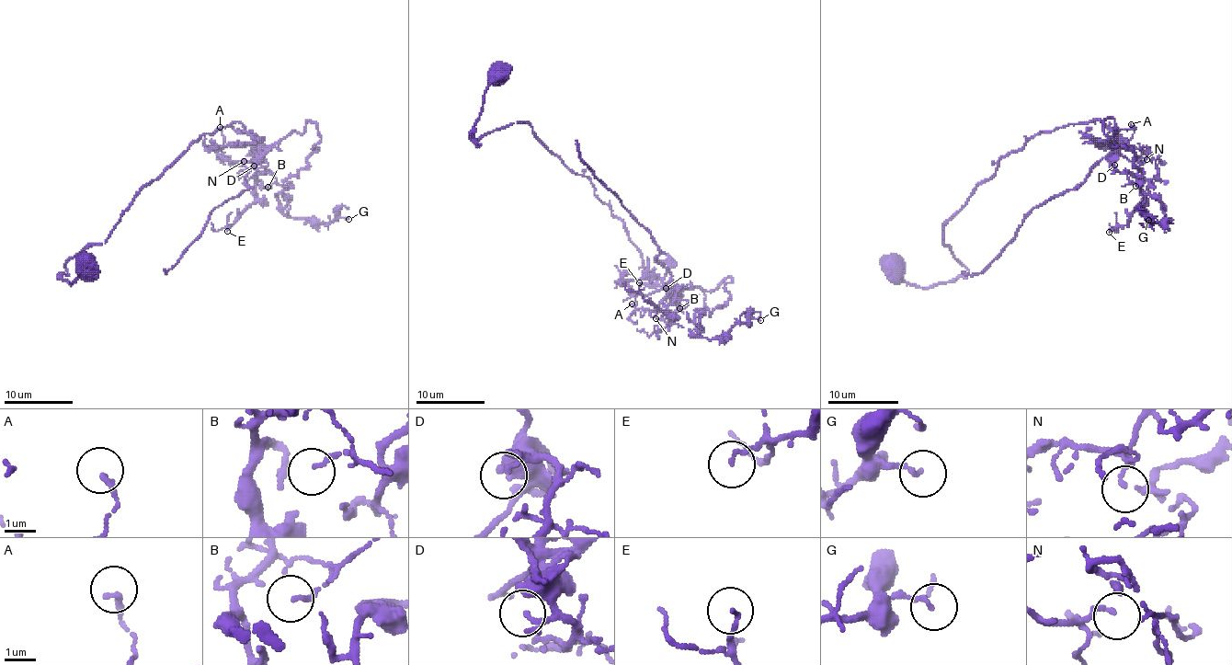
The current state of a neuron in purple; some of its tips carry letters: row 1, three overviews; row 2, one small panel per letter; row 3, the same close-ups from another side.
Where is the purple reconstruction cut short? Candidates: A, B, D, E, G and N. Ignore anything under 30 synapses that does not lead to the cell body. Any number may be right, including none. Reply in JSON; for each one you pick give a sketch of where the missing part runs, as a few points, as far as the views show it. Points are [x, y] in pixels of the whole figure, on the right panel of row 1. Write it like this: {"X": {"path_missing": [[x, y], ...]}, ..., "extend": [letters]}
{"D": {"path_missing": [[1114, 165], [1095, 180], [1091, 193], [1088, 193], [1084, 189], [1095, 174], [1093, 168]]}, "extend": ["D"]}

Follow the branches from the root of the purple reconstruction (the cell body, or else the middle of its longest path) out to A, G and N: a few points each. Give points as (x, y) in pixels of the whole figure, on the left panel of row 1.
A: (85, 266), (71, 284), (62, 279), (199, 137), (239, 121), (253, 142), (225, 145), (220, 127)
G: (85, 266), (62, 279), (237, 121), (268, 149), (313, 121), (283, 212), (348, 219)
N: (85, 266), (71, 284), (62, 279), (204, 133), (239, 121), (256, 154), (244, 161)

